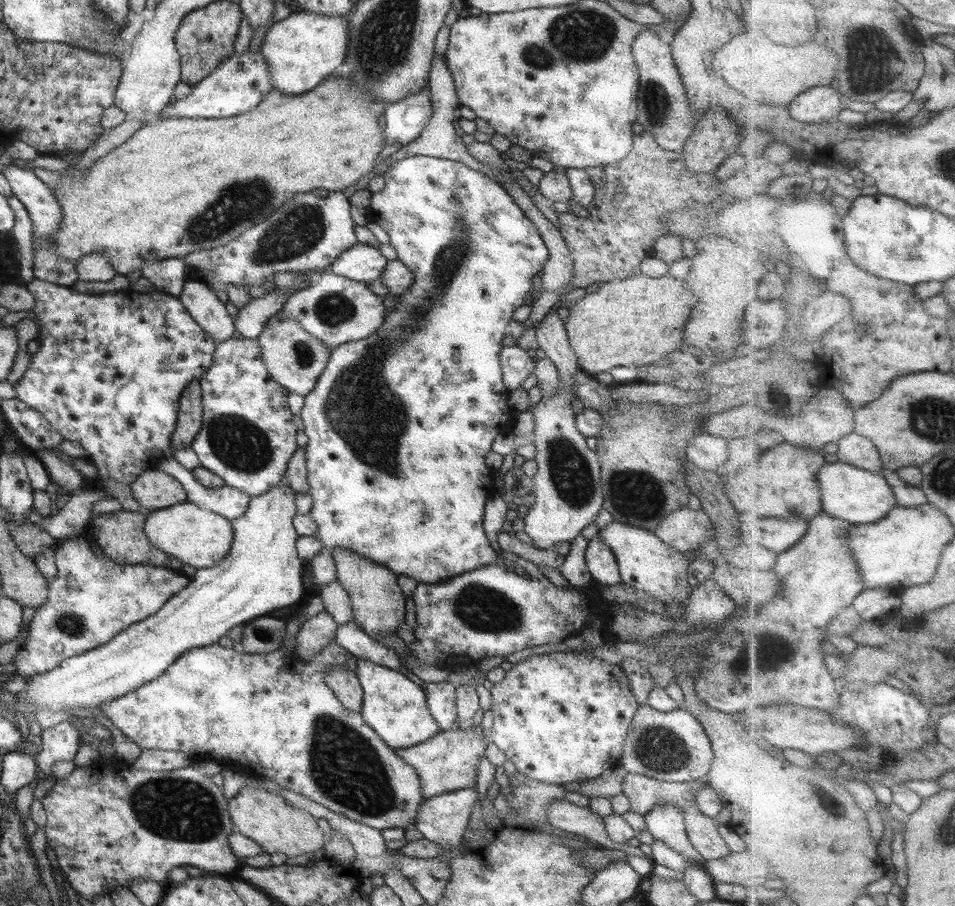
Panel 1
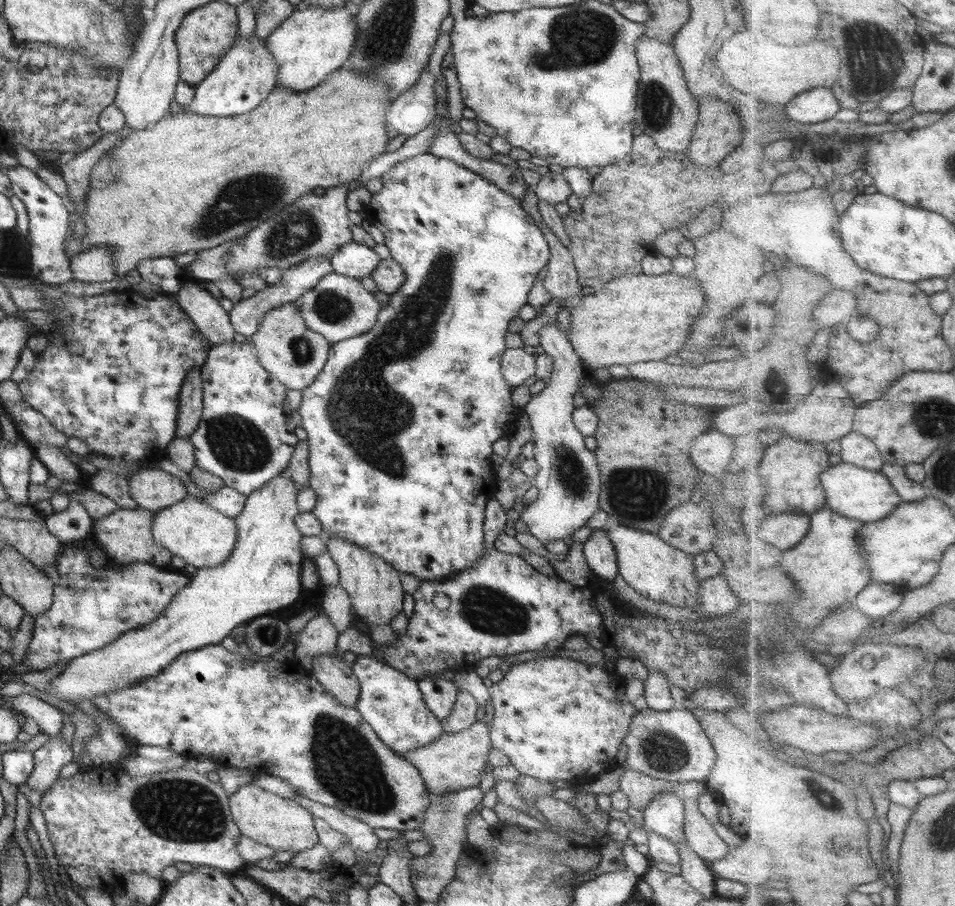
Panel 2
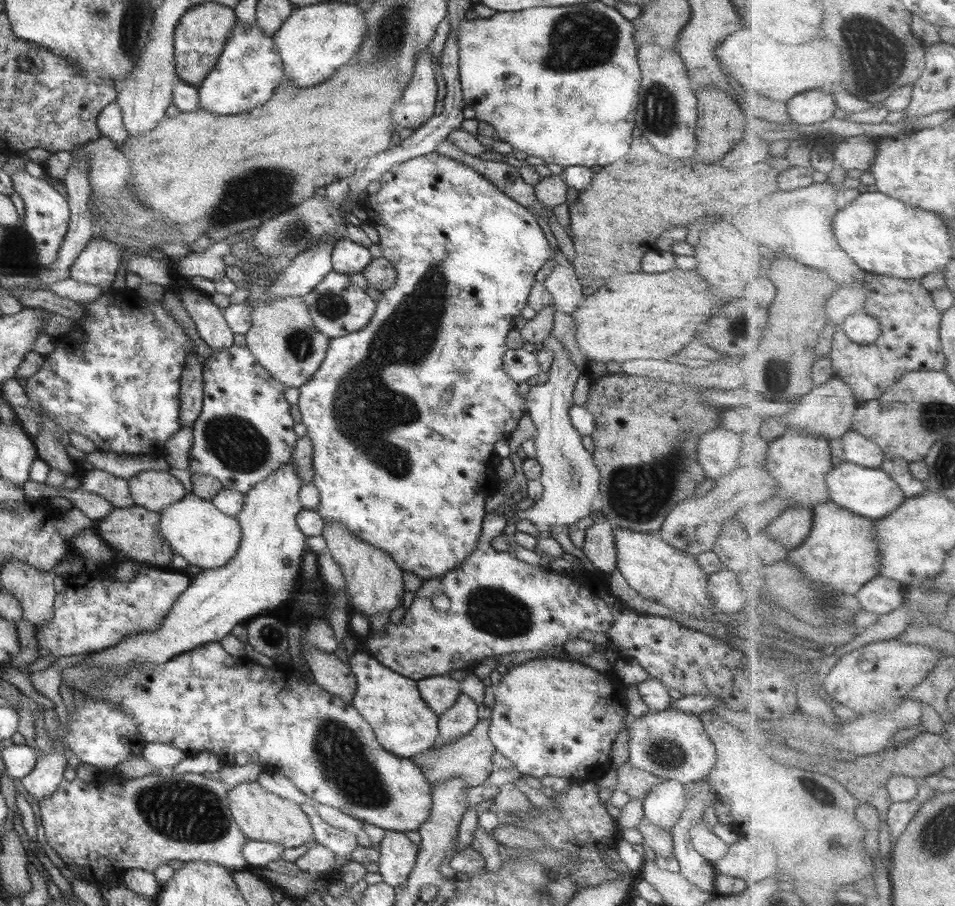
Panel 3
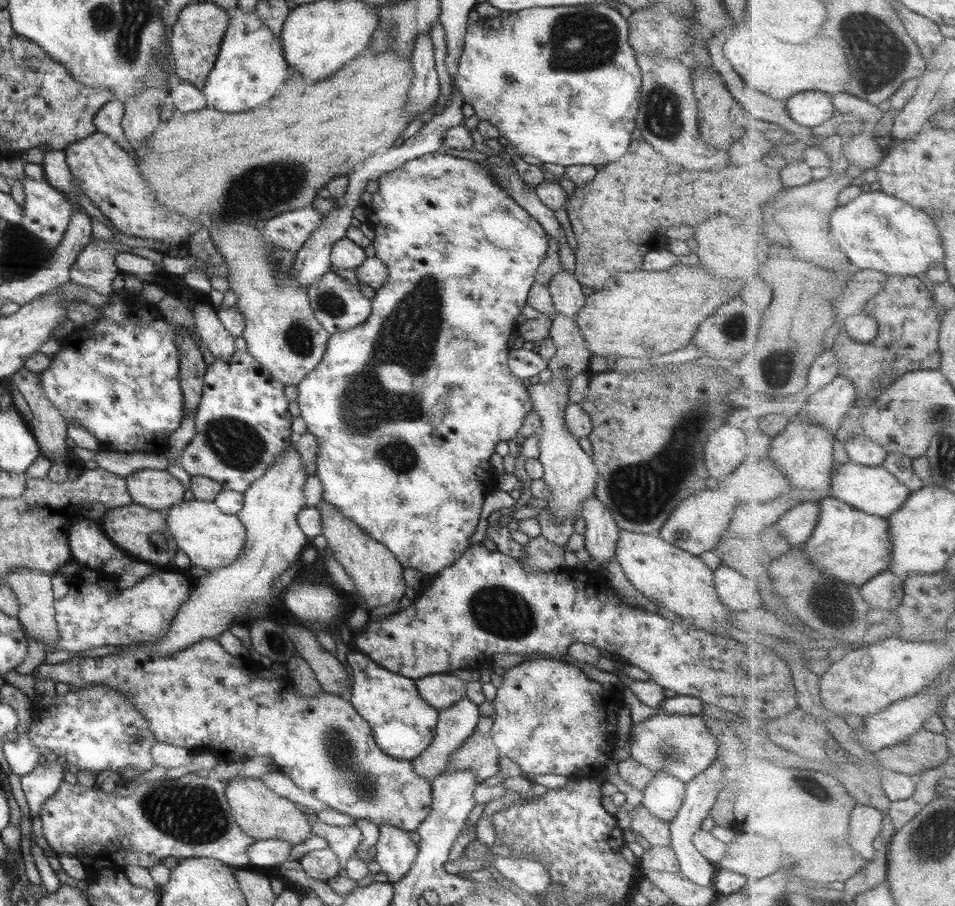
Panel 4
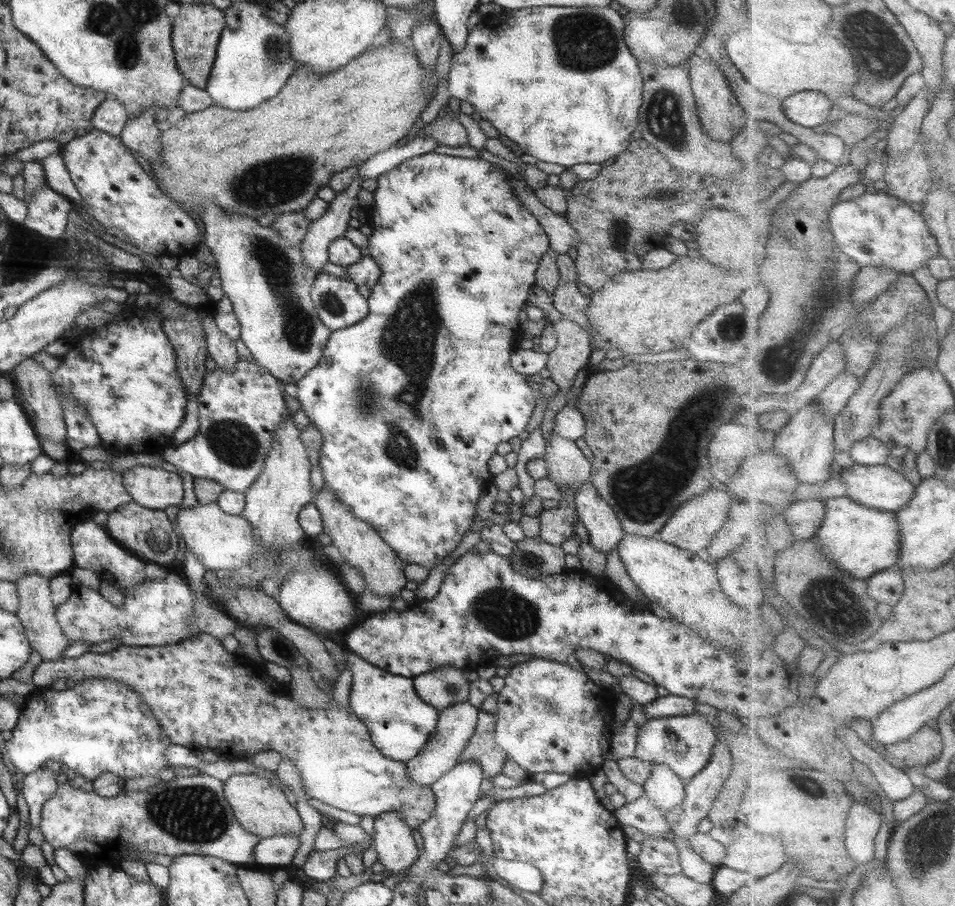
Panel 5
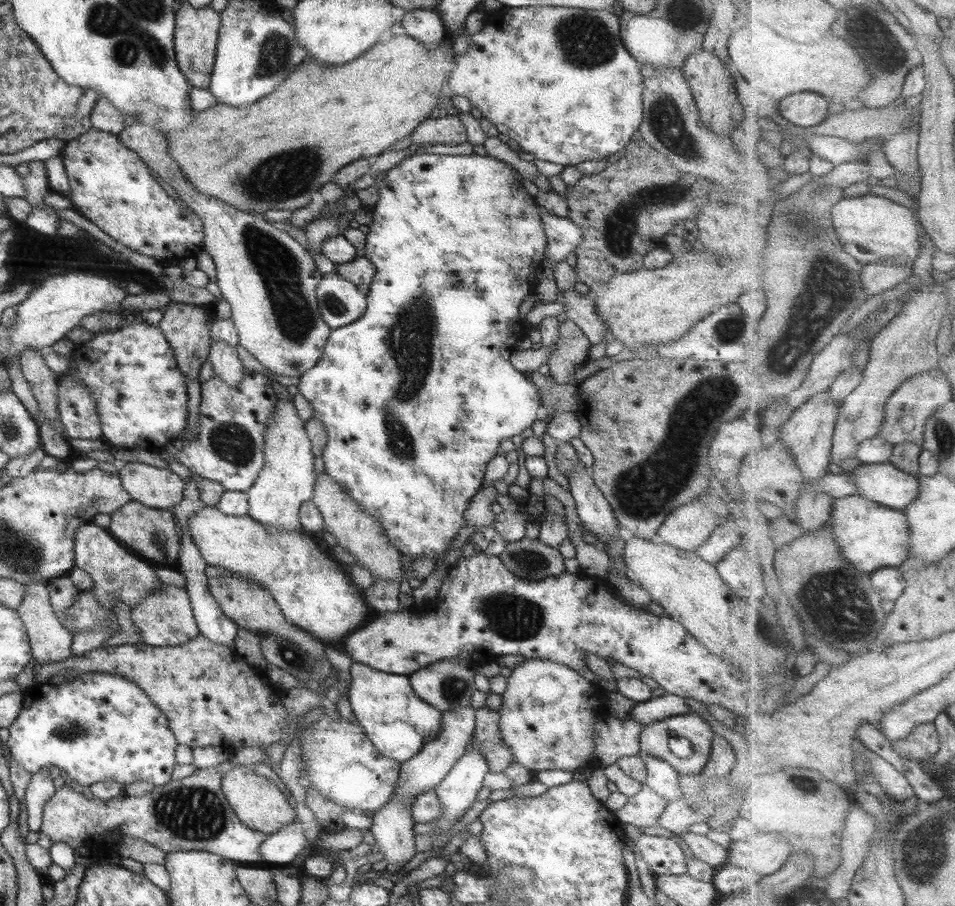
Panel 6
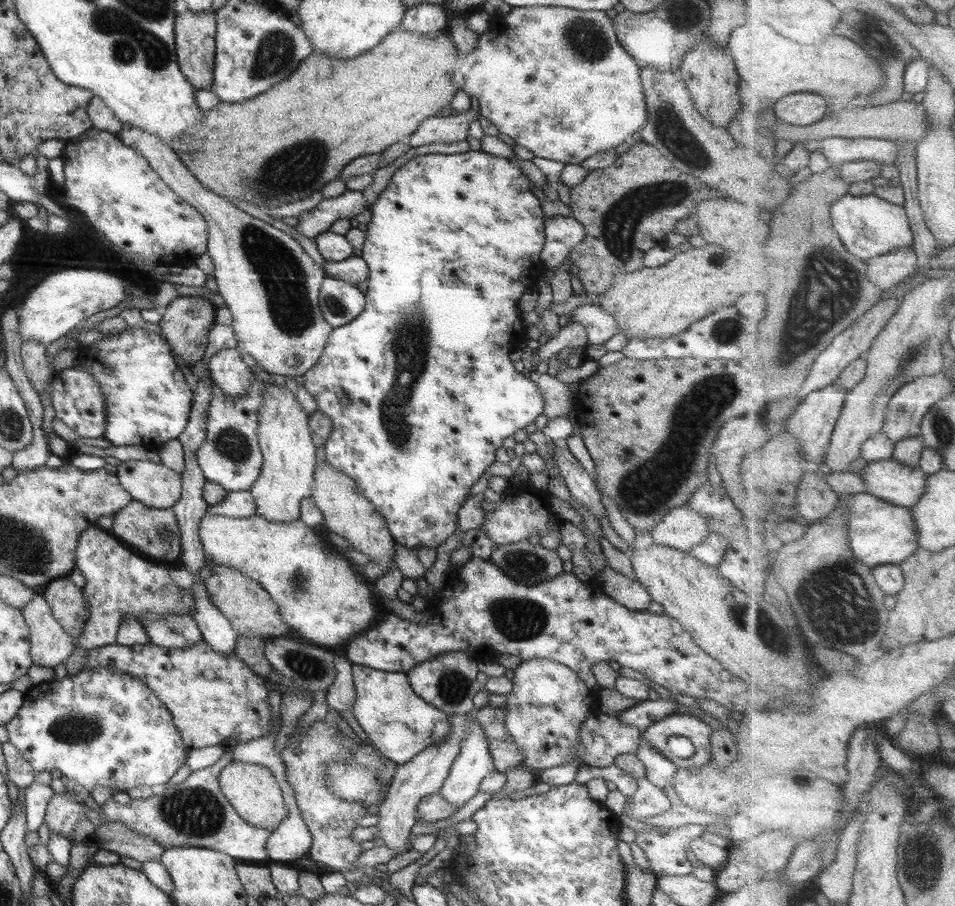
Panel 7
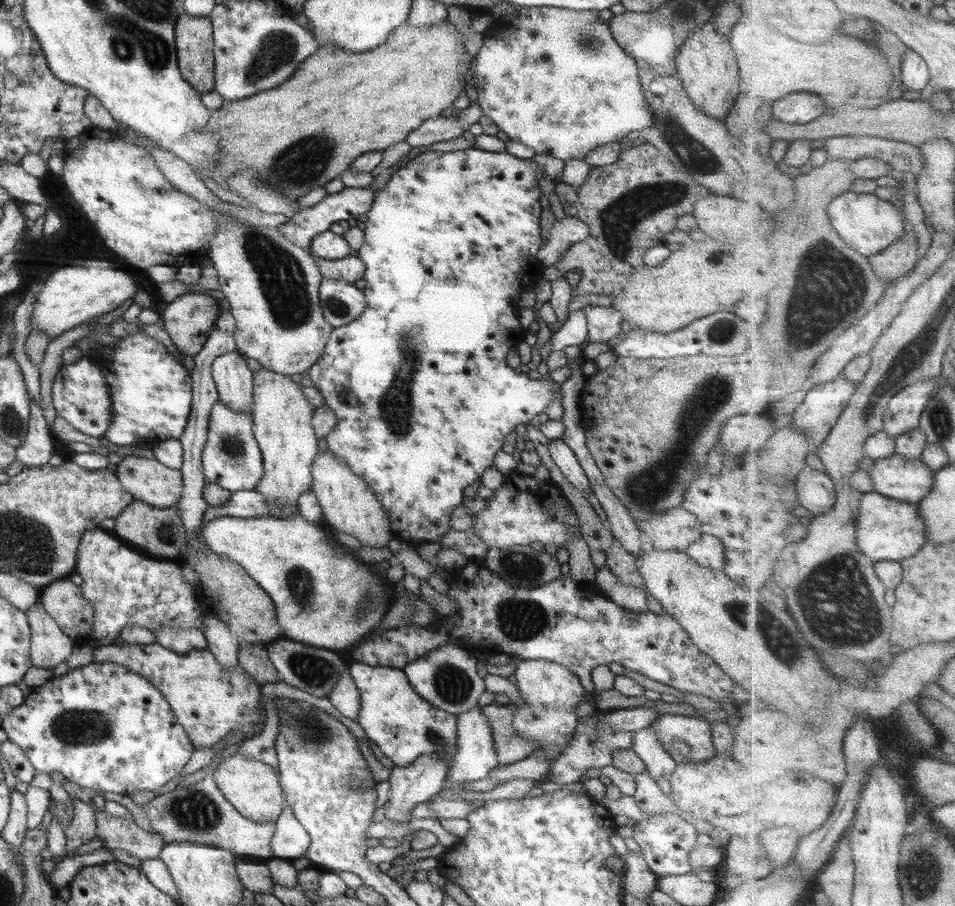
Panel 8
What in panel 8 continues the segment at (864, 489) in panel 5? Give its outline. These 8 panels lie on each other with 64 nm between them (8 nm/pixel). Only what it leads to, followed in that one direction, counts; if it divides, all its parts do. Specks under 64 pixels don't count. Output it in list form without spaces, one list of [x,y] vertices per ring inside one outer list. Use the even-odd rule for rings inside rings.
[[[898,453],[890,458],[877,460],[871,473],[876,484],[876,491],[909,503],[921,503],[926,499],[934,489],[937,477],[937,470],[933,469],[923,458],[913,459]]]

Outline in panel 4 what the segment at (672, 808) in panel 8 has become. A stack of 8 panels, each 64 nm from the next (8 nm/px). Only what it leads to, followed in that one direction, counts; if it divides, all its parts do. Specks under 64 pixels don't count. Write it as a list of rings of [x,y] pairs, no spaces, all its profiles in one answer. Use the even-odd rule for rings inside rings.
[[[638,805],[632,812],[630,829],[639,832],[652,847],[665,847],[671,844],[669,824],[658,820],[652,812],[648,812],[643,805]]]

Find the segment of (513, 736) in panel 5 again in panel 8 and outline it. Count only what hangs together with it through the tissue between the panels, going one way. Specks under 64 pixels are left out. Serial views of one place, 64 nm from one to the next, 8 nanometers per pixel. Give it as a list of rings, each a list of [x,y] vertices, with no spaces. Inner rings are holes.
[[[517,660],[516,686],[523,704],[515,704],[512,726],[518,734],[536,744],[536,751],[530,756],[540,756],[552,762],[558,760],[574,738],[577,727],[577,712],[584,691],[582,683],[568,668],[548,660]]]

